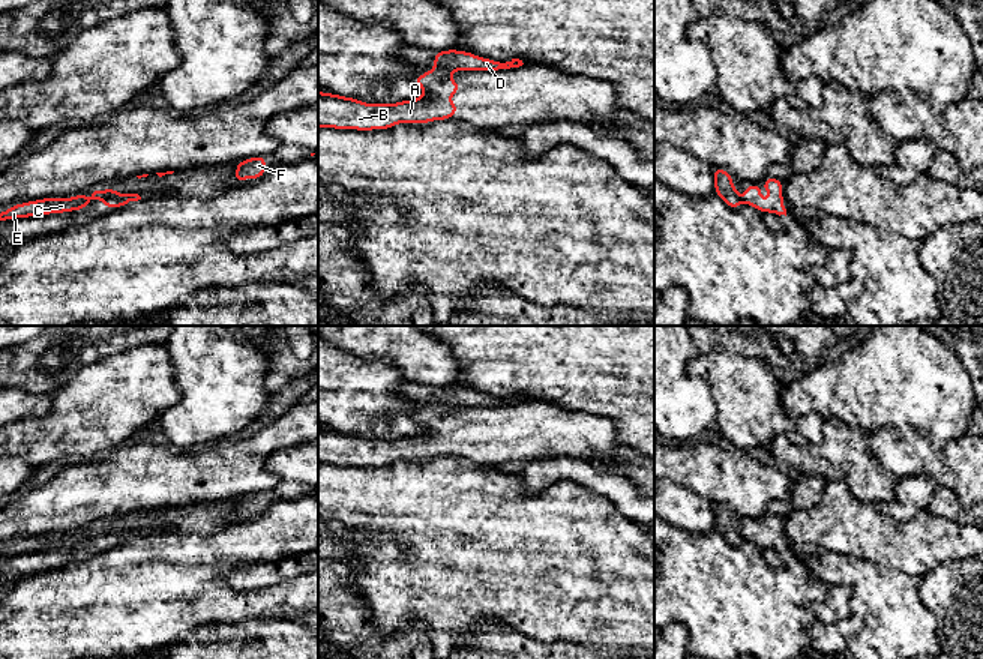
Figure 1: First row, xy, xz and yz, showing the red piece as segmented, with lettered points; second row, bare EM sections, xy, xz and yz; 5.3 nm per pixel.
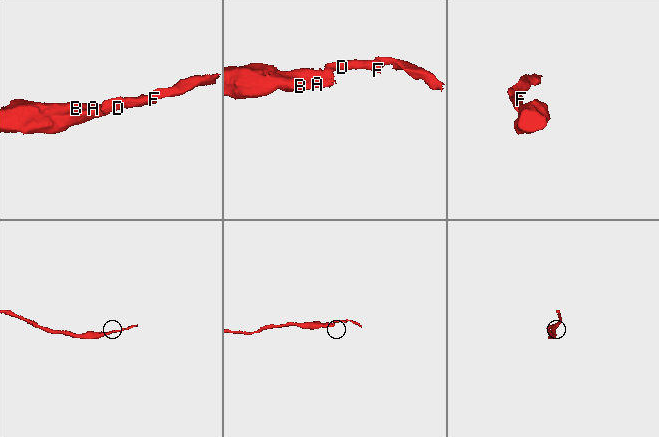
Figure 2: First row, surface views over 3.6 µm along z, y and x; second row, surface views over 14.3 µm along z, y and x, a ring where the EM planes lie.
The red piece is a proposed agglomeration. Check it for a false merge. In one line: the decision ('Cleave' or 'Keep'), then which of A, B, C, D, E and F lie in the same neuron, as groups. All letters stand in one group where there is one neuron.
Cleave. Groups: A B C E / D F

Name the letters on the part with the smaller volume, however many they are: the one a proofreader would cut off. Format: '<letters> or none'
D, F

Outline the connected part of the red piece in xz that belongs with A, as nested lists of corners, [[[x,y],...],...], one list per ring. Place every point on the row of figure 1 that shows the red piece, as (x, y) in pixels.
[[[429,69],[416,75],[414,83],[425,95],[396,104],[366,104],[354,98],[318,92],[318,128],[374,131],[390,129],[398,123],[429,123],[449,120],[458,114],[458,104],[449,101],[459,92],[450,71]]]

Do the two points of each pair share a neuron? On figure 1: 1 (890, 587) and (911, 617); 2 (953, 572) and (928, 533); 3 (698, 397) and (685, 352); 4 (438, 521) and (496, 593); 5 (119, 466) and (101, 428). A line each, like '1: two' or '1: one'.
1: one
2: two
3: one
4: one
5: two

